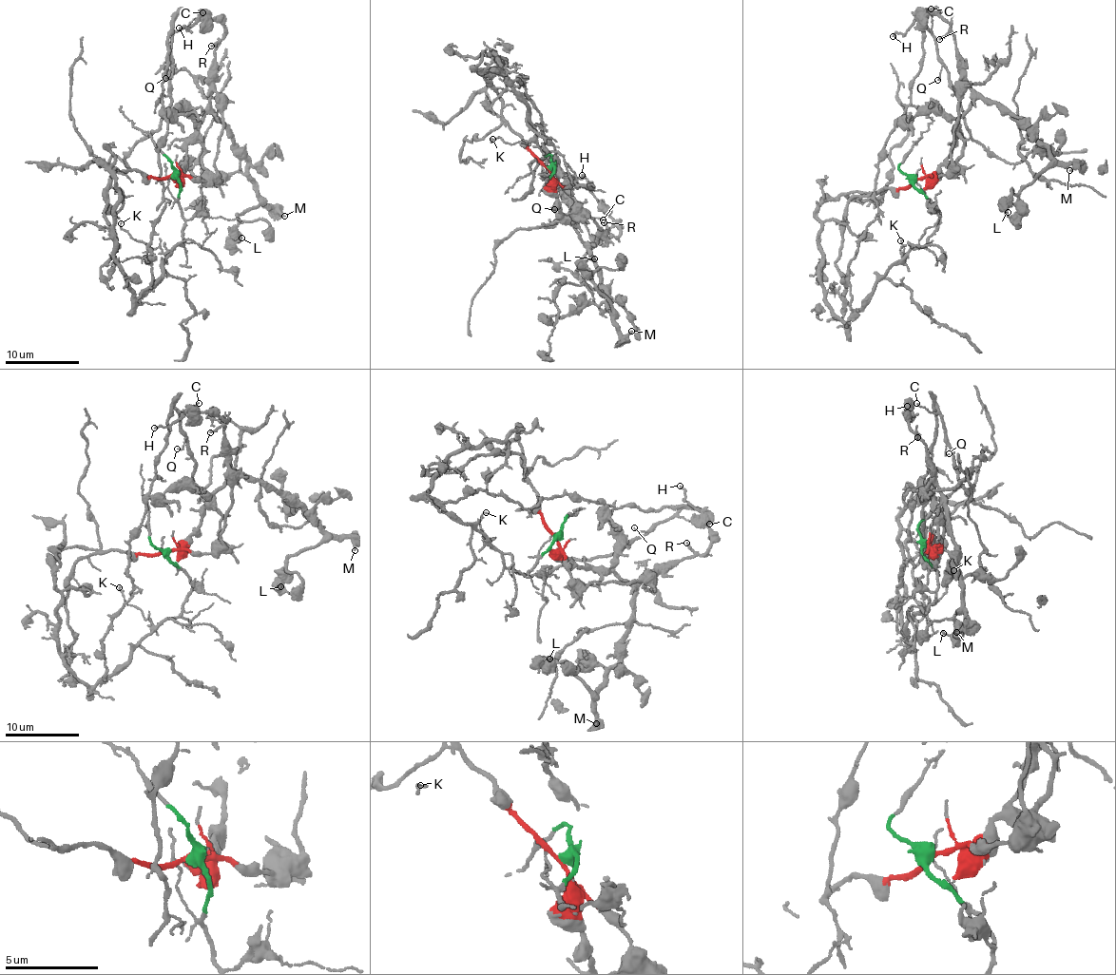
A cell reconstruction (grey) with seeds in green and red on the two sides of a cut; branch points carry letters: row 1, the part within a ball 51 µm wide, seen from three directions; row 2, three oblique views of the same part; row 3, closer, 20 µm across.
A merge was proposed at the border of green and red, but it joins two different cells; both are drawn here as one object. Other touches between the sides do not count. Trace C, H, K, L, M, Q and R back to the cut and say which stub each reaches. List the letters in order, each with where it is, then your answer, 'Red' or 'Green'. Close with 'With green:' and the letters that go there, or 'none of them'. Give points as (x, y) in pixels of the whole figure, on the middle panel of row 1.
C: Place: (603, 219). Red
H: Place: (582, 175). Red
K: Place: (492, 139). Green
L: Place: (594, 258). Red
M: Place: (631, 331). Red
Q: Place: (554, 209). Red
R: Place: (604, 222). Red
With green: K

